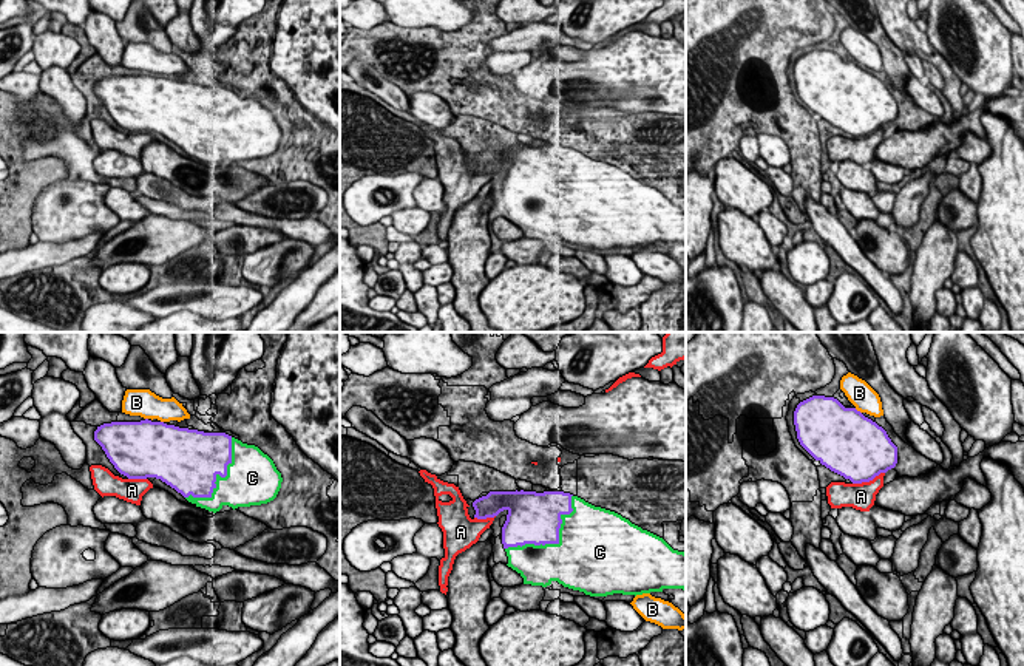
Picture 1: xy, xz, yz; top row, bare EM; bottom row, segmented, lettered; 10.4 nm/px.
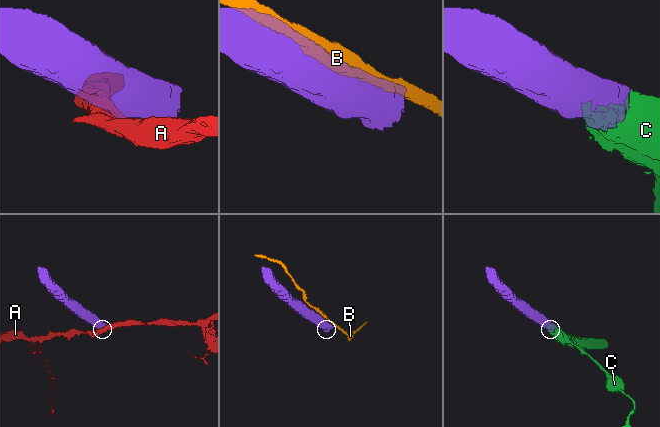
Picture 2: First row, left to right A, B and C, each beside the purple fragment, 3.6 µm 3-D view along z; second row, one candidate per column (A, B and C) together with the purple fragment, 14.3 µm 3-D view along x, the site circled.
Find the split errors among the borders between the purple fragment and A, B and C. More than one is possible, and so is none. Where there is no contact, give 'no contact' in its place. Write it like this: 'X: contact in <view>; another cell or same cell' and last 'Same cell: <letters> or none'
A: contact in yz; another cell
B: contact in yz; another cell
C: contact in xz; same cell
Same cell: C

